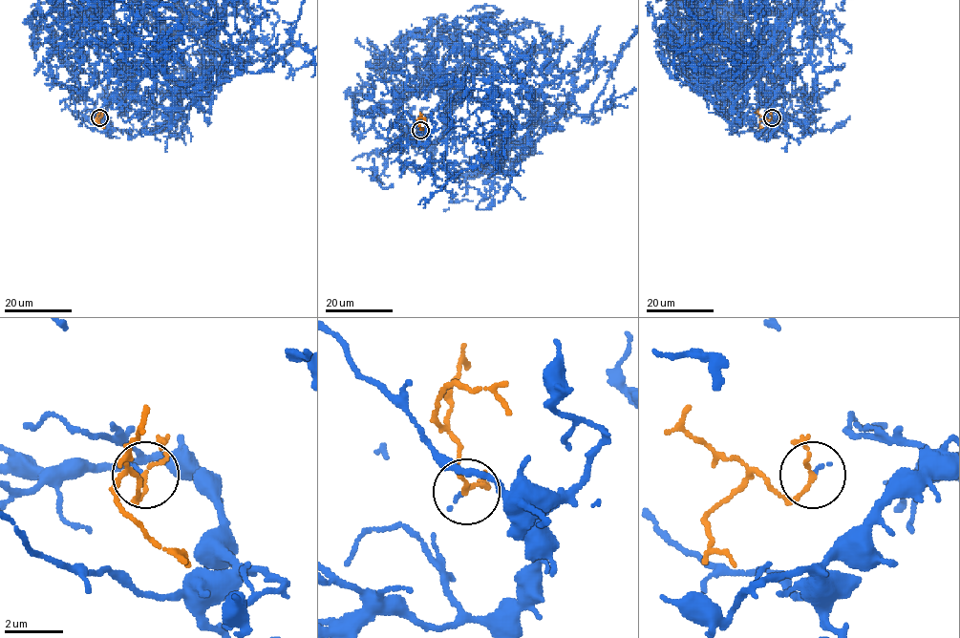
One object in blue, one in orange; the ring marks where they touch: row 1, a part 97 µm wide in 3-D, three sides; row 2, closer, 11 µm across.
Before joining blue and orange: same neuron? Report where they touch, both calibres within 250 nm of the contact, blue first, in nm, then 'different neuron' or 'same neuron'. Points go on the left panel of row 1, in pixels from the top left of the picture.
at (99, 117); 90 nm thick on the blue side, 130 nm on the other; same neuron

